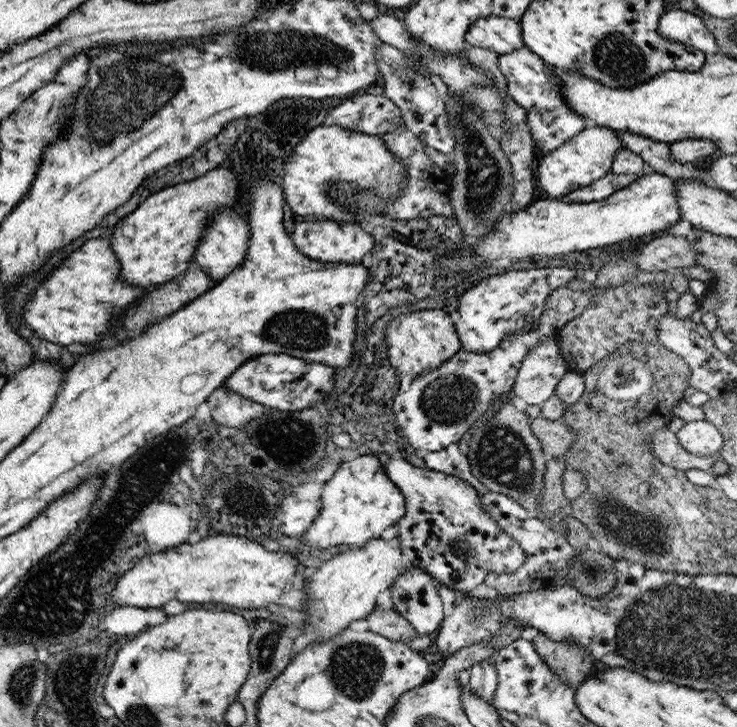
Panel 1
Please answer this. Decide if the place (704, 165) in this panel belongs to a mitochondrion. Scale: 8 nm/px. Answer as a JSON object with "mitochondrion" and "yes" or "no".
{"mitochondrion":"no"}

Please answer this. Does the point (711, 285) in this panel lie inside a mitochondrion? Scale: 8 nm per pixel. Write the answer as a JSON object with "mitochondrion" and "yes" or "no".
{"mitochondrion":"no"}

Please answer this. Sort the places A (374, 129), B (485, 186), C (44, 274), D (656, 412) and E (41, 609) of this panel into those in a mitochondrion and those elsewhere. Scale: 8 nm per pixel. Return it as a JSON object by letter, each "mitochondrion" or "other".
{"A":"other","B":"mitochondrion","C":"other","D":"other","E":"mitochondrion"}

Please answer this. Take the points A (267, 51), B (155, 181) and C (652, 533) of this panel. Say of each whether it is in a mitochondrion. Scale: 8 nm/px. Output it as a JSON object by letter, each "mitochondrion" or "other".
{"A":"mitochondrion","B":"other","C":"mitochondrion"}

